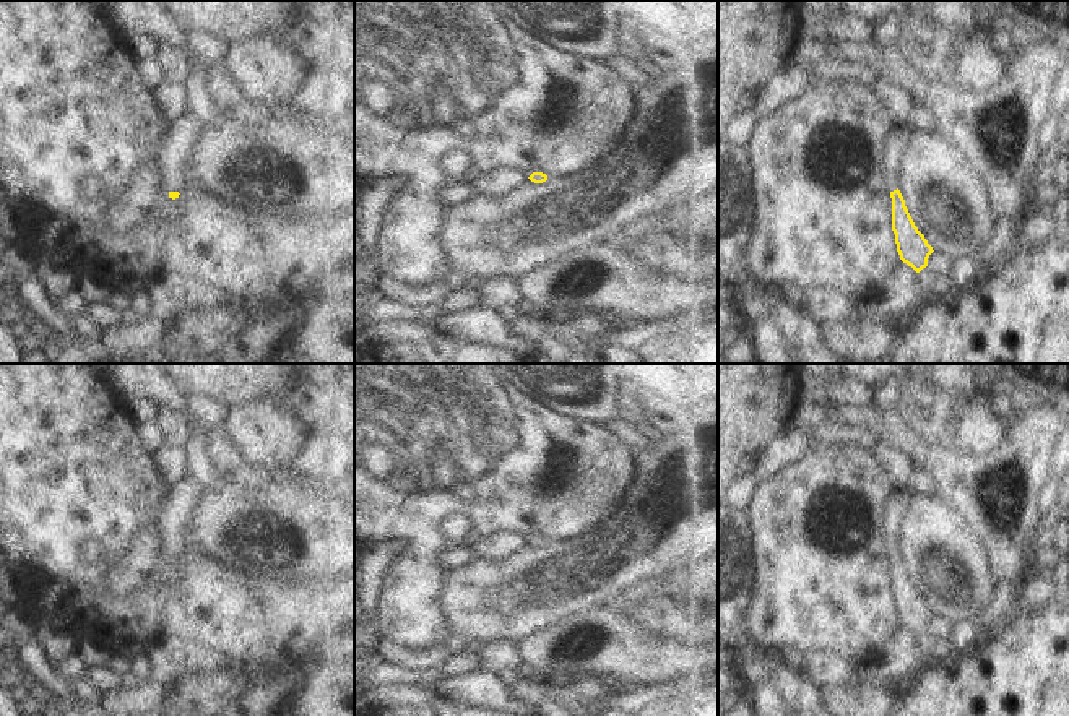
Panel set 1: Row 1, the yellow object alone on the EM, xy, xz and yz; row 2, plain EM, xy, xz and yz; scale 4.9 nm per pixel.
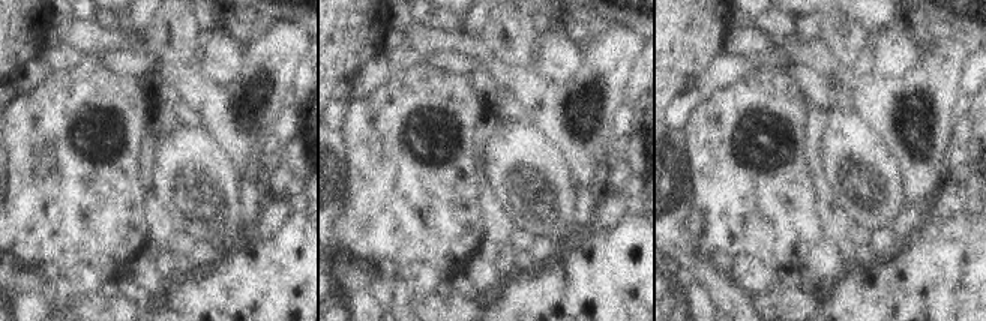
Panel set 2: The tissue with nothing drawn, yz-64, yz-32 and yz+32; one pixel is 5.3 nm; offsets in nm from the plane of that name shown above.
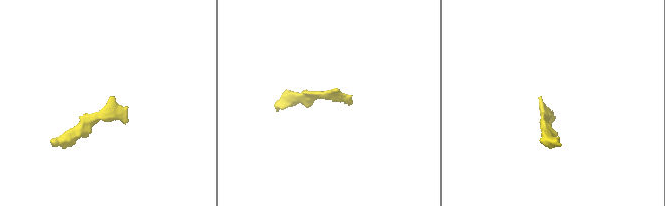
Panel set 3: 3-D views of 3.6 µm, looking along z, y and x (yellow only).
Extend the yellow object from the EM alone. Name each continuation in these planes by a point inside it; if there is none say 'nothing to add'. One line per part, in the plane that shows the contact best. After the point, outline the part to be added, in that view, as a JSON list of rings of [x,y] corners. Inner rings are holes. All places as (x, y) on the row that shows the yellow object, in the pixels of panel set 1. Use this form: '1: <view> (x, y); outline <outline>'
1: xy (176, 146); outline [[[190,112],[171,123],[158,153],[158,167],[164,179],[162,192],[179,192],[187,159],[198,143],[201,130],[203,125]]]

